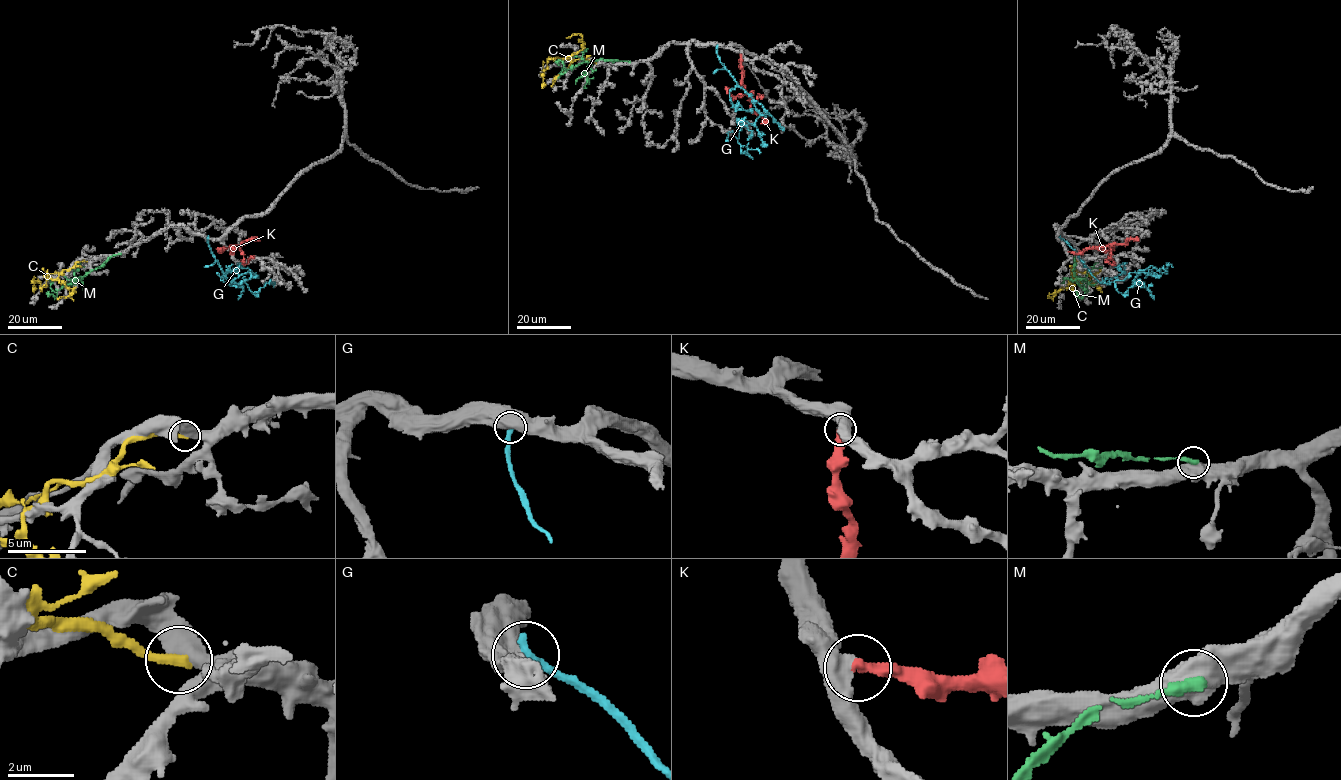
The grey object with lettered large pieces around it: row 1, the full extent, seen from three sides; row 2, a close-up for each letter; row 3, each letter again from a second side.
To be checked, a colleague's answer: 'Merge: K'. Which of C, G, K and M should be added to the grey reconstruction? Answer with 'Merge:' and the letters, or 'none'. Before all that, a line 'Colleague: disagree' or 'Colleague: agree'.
Colleague: agree
Merge: K

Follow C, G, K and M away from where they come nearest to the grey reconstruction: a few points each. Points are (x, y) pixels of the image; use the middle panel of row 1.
C: (595, 62), (550, 58), (543, 72), (542, 88)
G: (717, 45), (718, 58), (759, 111), (753, 124), (742, 126), (737, 141), (742, 152), (757, 149), (759, 153)
K: (741, 54), (742, 84), (750, 96), (751, 109), (768, 125)
M: (629, 61), (598, 59), (579, 63), (566, 71), (561, 60), (559, 65)

